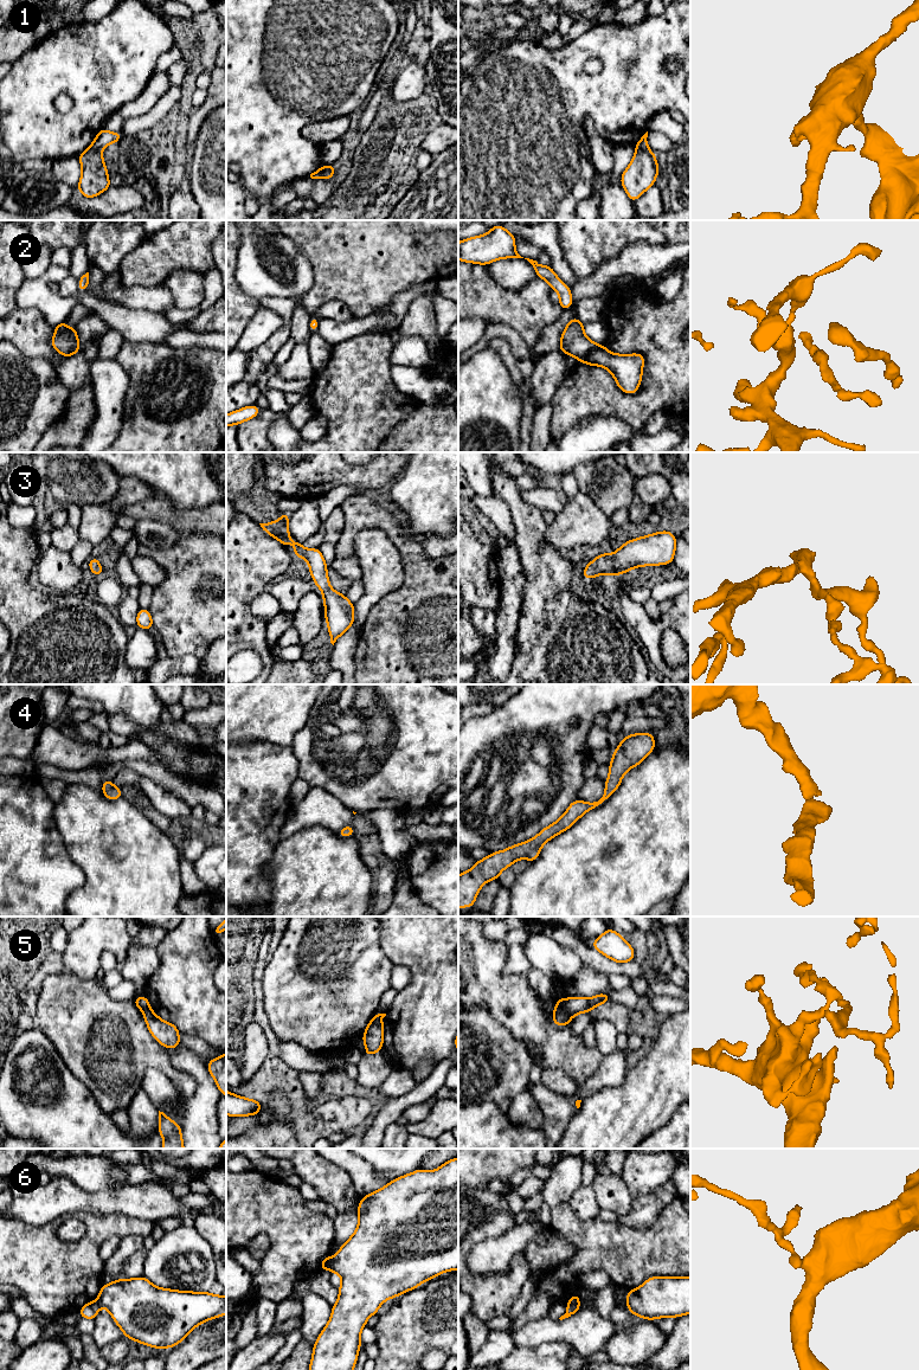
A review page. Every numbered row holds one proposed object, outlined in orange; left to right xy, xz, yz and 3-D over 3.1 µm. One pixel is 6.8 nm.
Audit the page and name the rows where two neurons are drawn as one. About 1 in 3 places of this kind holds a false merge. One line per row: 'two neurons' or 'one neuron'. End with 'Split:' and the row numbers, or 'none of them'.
1: two neurons
2: one neuron
3: one neuron
4: one neuron
5: two neurons
6: two neurons
Split: 1, 5, 6

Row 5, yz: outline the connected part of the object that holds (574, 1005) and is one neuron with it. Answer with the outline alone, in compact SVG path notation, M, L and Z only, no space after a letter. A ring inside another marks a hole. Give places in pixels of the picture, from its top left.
M610 992L609 993L598 993L592 998L587 997L572 997L572 998L563 998L559 997L555 1004L555 1008L560 1008L567 1011L571 1017L583 1014L591 1012L592 1009L597 1005L605 1004L610 1002Z

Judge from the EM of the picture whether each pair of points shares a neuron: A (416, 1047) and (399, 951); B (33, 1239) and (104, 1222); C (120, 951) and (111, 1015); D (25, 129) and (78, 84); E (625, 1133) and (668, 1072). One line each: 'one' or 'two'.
A: one
B: one
C: two
D: one
E: one

